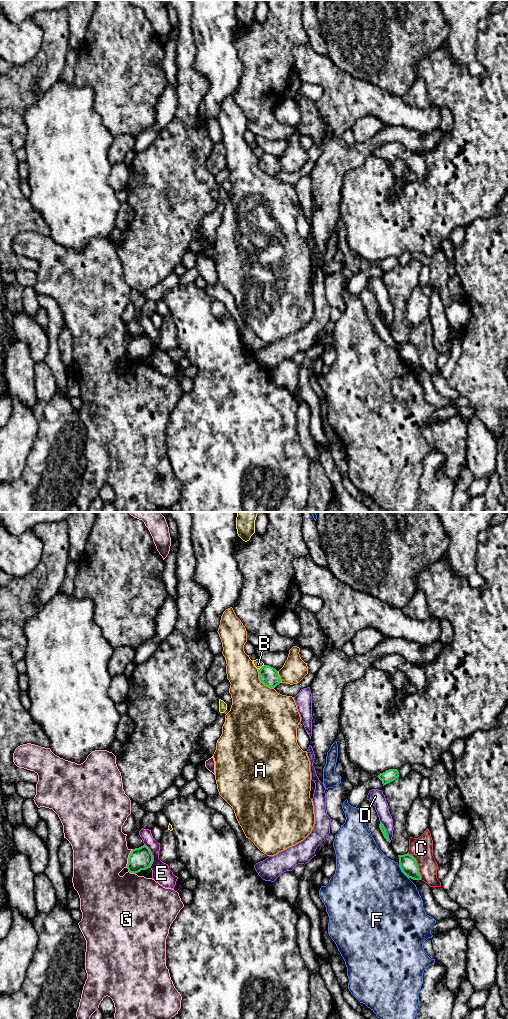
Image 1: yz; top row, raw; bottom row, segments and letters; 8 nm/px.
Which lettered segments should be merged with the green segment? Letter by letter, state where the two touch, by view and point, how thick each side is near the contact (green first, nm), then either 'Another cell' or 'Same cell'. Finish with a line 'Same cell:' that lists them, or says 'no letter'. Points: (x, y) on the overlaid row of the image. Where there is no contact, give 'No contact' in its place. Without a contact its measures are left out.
A: Touches green at yz (261, 681). Thickness 150 nm (green) against 440 nm. Another cell
B: Touches green at yz (262, 666). Thickness 150 nm (green) against 70 nm. Another cell
C: Touches green at yz (417, 865). Thickness 140 nm (green) against 190 nm. Another cell
D: Touches green at yz (385, 831). Thickness 50 nm (green) against 110 nm. Another cell
E: Touches green at yz (152, 856). Thickness 180 nm (green) against 150 nm. Another cell
F: Touches green at yz (402, 871). Thickness 140 nm (green) against 500 nm. Another cell
G: Touches green at yz (128, 858). Thickness 180 nm (green) against 440 nm. Another cell
Same cell: no letter

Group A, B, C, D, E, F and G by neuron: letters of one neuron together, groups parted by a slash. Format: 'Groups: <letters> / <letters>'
Groups: A / B / C / D / E / F / G

